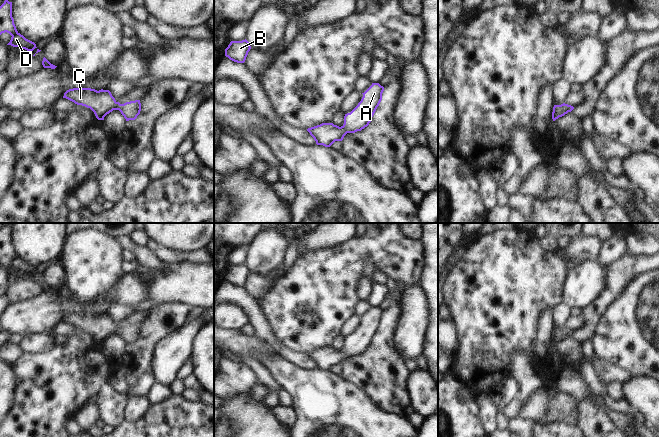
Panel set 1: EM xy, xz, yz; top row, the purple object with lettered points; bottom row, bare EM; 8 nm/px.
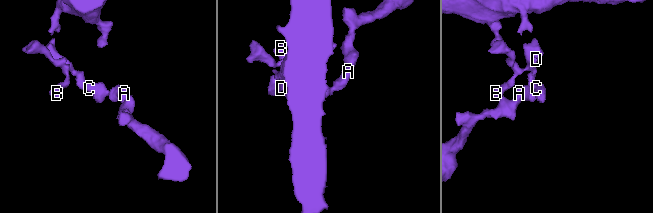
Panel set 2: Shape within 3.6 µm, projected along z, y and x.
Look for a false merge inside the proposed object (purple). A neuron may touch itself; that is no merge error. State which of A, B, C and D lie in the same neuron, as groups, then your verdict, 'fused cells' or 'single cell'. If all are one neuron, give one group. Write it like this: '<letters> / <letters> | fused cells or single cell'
A B C D | single cell

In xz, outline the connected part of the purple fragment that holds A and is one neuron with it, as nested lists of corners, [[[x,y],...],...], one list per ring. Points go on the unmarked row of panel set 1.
[[[379,307],[372,309],[364,316],[358,329],[344,340],[344,348],[339,351],[333,347],[322,347],[308,352],[317,369],[330,371],[335,365],[342,365],[347,357],[361,355],[369,349],[382,324],[384,311]]]

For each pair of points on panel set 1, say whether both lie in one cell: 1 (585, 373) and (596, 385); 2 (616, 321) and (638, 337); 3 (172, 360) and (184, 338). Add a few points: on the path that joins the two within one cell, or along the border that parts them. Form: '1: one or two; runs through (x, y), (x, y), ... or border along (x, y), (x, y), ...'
1: one; runs through (588, 376), (593, 382)
2: one; runs through (621, 326), (628, 333), (633, 333)
3: one; runs through (172, 355), (173, 351), (181, 343)

